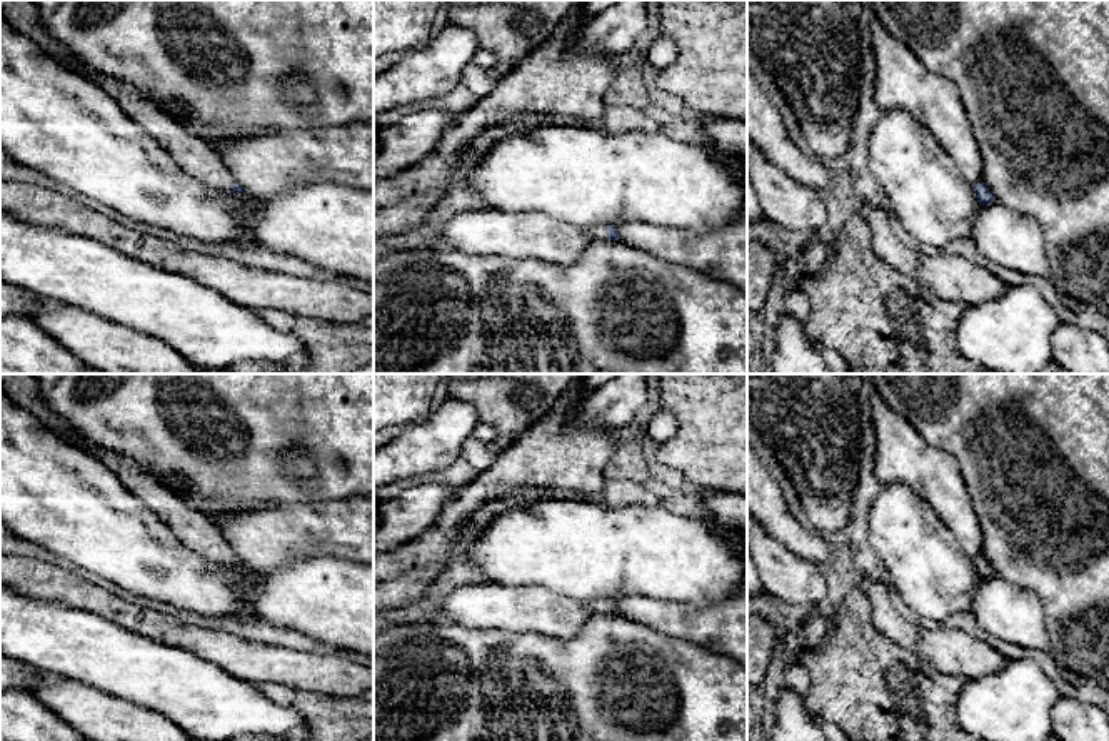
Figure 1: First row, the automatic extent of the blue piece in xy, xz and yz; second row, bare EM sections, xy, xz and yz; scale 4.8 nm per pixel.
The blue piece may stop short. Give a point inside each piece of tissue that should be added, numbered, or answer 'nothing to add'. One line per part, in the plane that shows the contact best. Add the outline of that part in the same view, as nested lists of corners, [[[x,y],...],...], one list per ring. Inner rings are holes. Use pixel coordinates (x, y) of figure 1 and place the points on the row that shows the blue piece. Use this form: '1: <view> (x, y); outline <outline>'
1: xz (594, 231); outline [[[582,225],[580,227],[587,235],[590,235],[594,240],[595,239],[607,239],[607,230],[605,225]]]

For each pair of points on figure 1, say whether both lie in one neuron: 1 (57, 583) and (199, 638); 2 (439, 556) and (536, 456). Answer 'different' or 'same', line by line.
1: same
2: same

